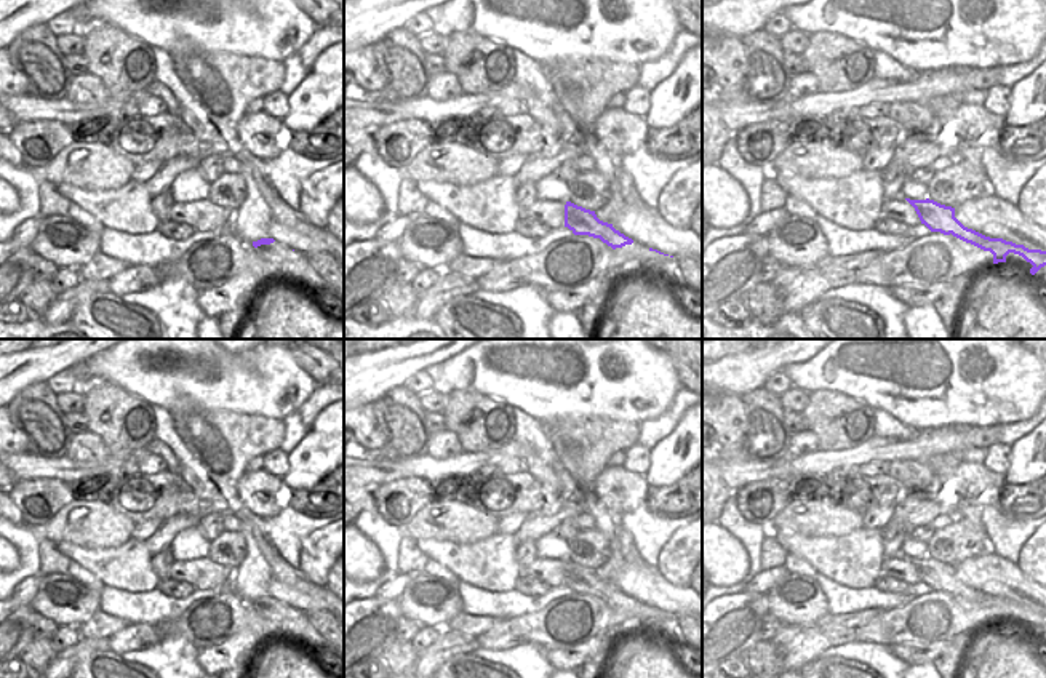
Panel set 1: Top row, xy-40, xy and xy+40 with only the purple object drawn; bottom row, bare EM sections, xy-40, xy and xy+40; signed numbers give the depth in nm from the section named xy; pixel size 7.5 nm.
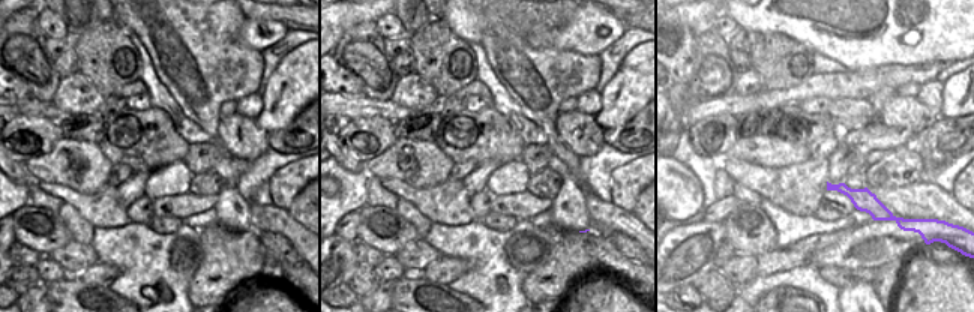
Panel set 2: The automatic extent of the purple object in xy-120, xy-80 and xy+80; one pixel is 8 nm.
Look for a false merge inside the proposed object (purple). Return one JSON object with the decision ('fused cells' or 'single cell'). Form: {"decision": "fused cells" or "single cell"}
{"decision": "fused cells"}

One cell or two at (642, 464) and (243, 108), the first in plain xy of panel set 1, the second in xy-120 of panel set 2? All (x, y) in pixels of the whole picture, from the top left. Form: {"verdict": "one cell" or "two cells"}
{"verdict": "one cell"}

